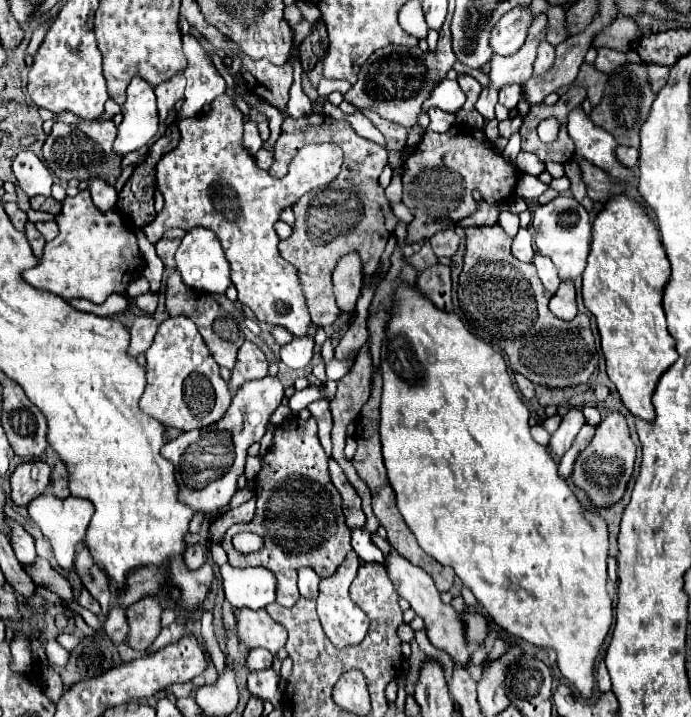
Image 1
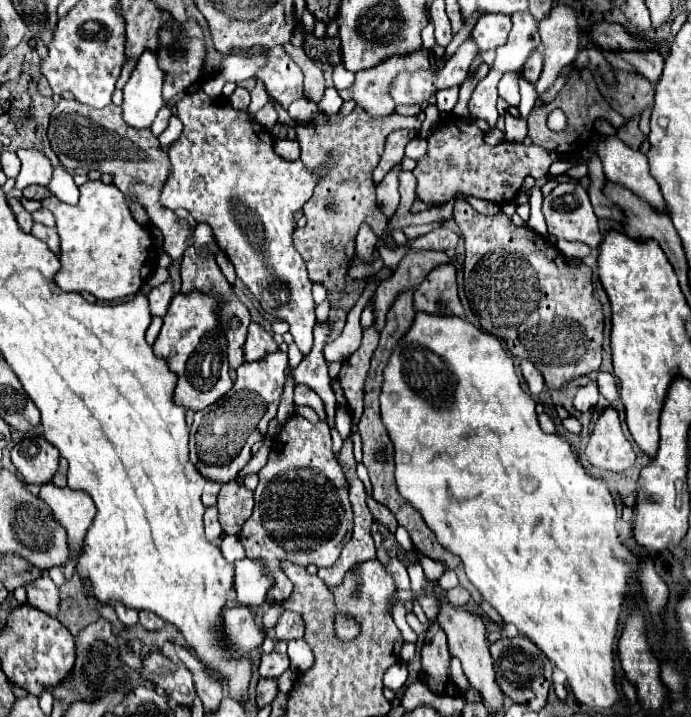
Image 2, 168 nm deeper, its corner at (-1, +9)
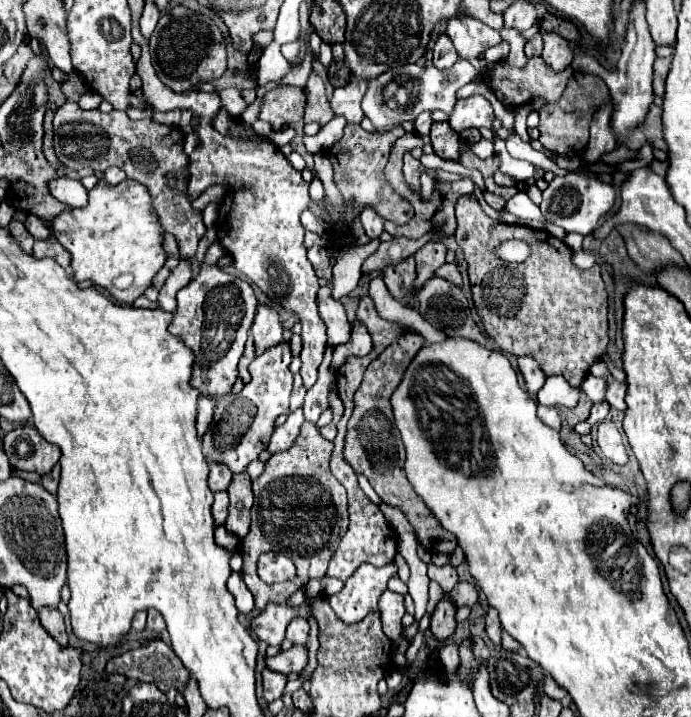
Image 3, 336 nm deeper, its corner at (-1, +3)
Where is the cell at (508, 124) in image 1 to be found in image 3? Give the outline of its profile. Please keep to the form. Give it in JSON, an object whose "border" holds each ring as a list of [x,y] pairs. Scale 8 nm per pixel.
{"border":[[[544,32],[544,50],[542,50],[542,60],[552,68],[552,70],[564,70],[572,62],[572,50],[568,42],[552,32]]]}

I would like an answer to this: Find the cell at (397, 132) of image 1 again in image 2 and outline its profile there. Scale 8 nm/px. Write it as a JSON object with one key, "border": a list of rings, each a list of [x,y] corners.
{"border":[[[394,130],[388,134],[386,138],[386,146],[384,146],[384,154],[380,164],[374,170],[374,182],[380,184],[382,178],[390,172],[390,168],[396,164],[396,160],[404,158],[404,146],[414,138],[414,132],[410,134],[410,130]]]}

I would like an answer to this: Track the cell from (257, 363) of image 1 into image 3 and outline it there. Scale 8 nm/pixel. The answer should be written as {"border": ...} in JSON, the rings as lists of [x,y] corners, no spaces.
{"border":[[[260,304],[254,324],[252,324],[252,336],[254,336],[254,346],[256,346],[256,356],[266,352],[268,348],[276,346],[282,342],[284,326],[278,316],[278,310]]]}

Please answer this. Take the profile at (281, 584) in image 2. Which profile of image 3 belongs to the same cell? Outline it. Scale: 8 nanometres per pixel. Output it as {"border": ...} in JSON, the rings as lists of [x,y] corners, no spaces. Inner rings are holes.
{"border":[[[310,422],[302,424],[300,436],[296,438],[294,446],[284,452],[276,452],[270,456],[266,462],[264,472],[252,480],[252,490],[254,490],[254,506],[252,506],[252,528],[248,536],[242,540],[240,546],[240,556],[244,558],[244,568],[242,568],[242,578],[248,586],[248,590],[254,594],[254,602],[258,610],[264,610],[266,604],[270,602],[286,602],[296,590],[306,586],[312,578],[322,578],[326,574],[328,562],[334,554],[334,546],[342,540],[342,534],[346,532],[348,526],[348,502],[346,502],[346,490],[344,486],[330,474],[328,462],[330,462],[330,452],[332,452],[332,442],[322,438],[318,428]],[[264,552],[280,552],[286,554],[298,570],[298,578],[278,582],[278,584],[266,584],[258,578],[256,574],[256,564],[258,556]]]}

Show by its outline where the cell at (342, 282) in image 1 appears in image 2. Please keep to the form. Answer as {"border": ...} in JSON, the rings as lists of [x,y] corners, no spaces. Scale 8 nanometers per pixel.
{"border":[[[362,226],[358,236],[356,236],[356,258],[364,264],[372,264],[374,262],[374,246],[376,246],[378,238],[374,236],[374,232],[370,230],[370,226]]]}

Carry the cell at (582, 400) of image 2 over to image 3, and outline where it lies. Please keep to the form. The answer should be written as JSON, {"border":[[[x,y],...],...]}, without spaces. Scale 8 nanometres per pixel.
{"border":[[[592,374],[582,382],[582,392],[590,398],[590,402],[602,402],[606,394],[606,380],[594,378]]]}

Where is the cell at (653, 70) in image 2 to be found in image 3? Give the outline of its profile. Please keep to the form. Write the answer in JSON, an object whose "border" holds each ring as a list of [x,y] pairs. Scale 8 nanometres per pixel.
{"border":[[[656,58],[654,62],[654,94],[664,96],[664,80],[670,70],[670,58]]]}

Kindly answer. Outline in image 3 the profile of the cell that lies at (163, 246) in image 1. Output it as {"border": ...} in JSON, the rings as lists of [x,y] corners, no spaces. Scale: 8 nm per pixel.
{"border":[[[66,100],[54,116],[54,150],[66,168],[92,168],[102,172],[110,166],[118,166],[128,178],[144,182],[152,194],[154,210],[162,218],[164,230],[170,232],[164,238],[166,254],[170,258],[194,258],[198,242],[206,234],[206,226],[202,222],[202,212],[192,208],[192,202],[186,194],[186,170],[190,158],[184,154],[184,132],[180,128],[158,124],[154,120],[134,122],[126,112],[120,110],[112,110],[108,114],[100,110],[82,110],[74,100]]]}

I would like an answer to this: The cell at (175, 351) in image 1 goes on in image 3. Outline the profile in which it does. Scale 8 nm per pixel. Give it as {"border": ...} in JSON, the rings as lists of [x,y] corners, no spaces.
{"border":[[[204,260],[200,274],[186,288],[182,288],[182,292],[178,292],[178,308],[174,312],[170,332],[182,336],[186,346],[194,350],[196,362],[192,370],[192,386],[202,394],[220,398],[230,392],[238,374],[236,366],[244,352],[256,306],[258,300],[252,286],[244,278],[236,278],[220,270],[210,260]]]}

